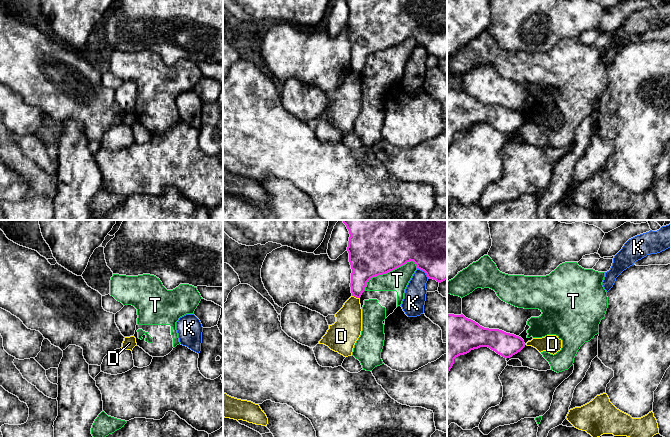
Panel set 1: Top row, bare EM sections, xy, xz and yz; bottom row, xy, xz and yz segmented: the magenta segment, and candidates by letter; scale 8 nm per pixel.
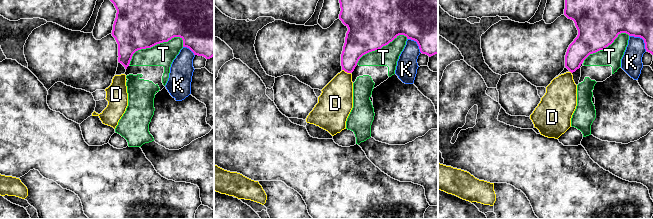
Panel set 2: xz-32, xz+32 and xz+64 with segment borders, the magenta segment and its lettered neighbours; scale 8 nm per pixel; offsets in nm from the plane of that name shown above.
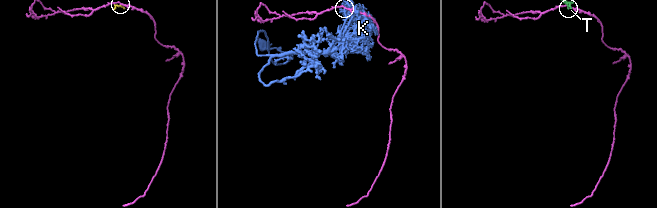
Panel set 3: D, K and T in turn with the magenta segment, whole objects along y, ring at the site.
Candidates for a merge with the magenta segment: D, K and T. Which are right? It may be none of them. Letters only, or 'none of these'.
none of these

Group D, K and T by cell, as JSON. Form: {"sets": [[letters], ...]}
{"sets": [["D"], ["K"], ["T"]]}

